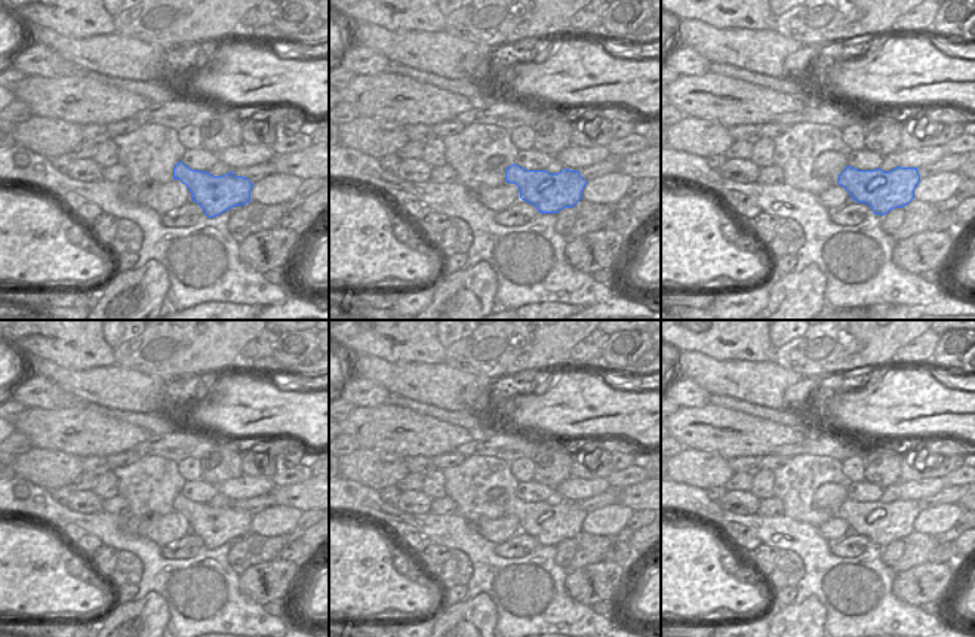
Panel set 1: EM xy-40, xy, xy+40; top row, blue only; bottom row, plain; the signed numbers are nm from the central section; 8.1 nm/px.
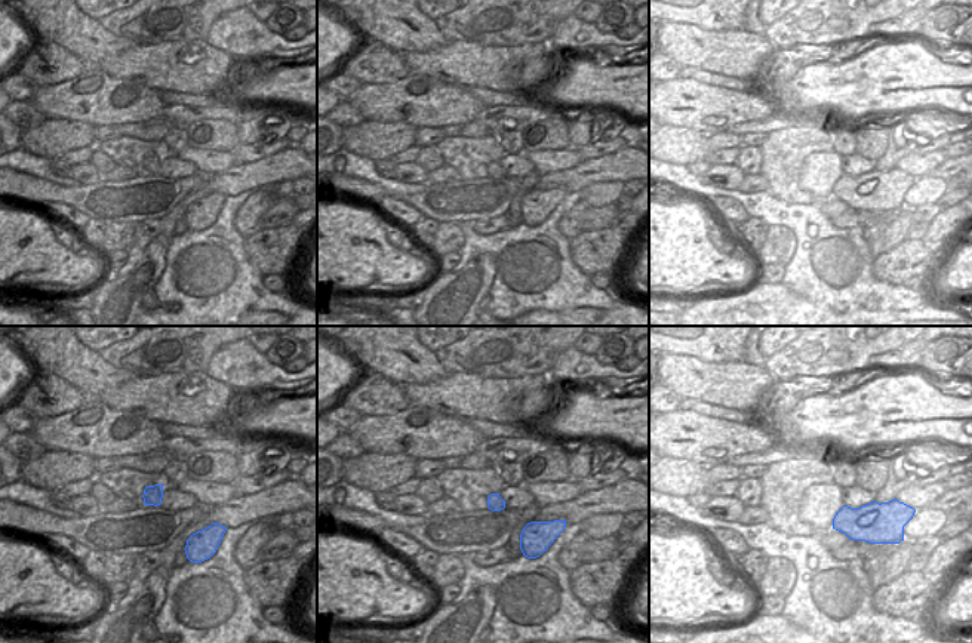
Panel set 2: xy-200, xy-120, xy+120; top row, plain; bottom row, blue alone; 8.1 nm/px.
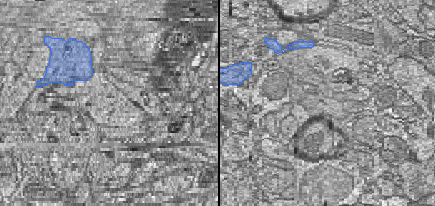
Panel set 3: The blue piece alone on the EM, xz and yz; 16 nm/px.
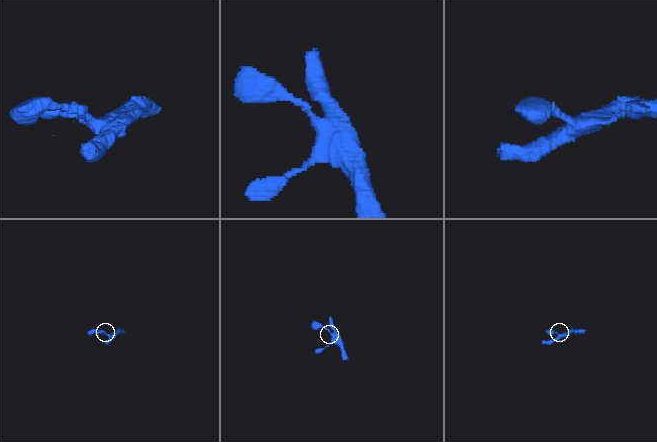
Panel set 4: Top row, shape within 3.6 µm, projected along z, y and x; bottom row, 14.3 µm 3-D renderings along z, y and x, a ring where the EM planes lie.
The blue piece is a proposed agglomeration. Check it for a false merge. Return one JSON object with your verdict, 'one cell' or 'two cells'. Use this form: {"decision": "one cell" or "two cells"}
{"decision": "one cell"}

